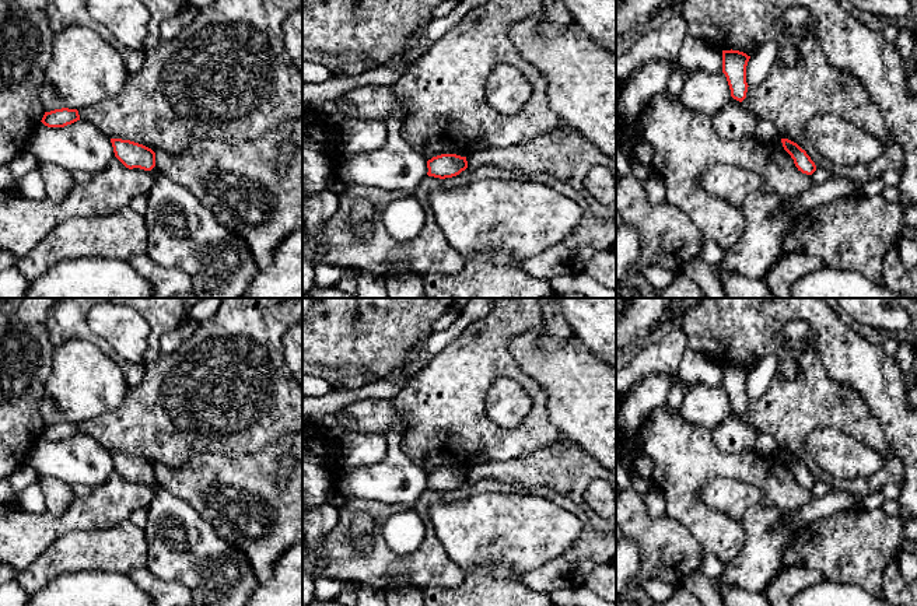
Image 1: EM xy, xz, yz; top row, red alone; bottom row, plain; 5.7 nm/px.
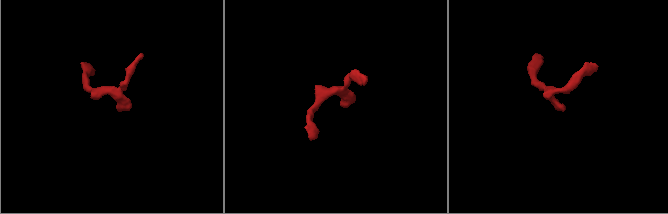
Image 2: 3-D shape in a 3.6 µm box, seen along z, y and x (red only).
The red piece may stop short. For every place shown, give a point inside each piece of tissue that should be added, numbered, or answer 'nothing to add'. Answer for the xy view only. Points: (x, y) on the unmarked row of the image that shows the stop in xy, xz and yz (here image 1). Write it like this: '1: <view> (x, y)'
1: xy (182, 546)

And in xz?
nothing to add

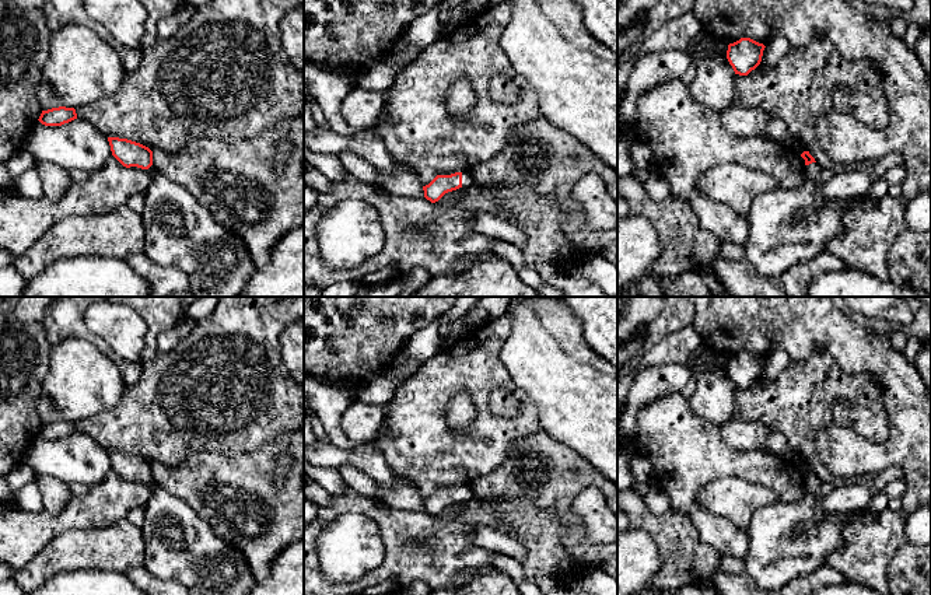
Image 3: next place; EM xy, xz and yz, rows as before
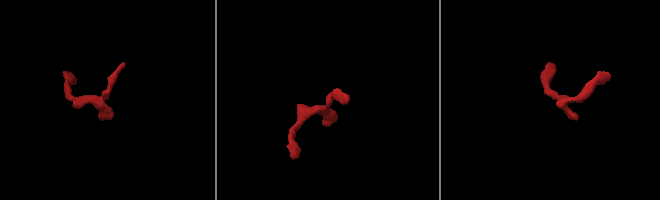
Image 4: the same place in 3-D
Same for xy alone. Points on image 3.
1: xy (179, 545)

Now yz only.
1: yz (786, 539)

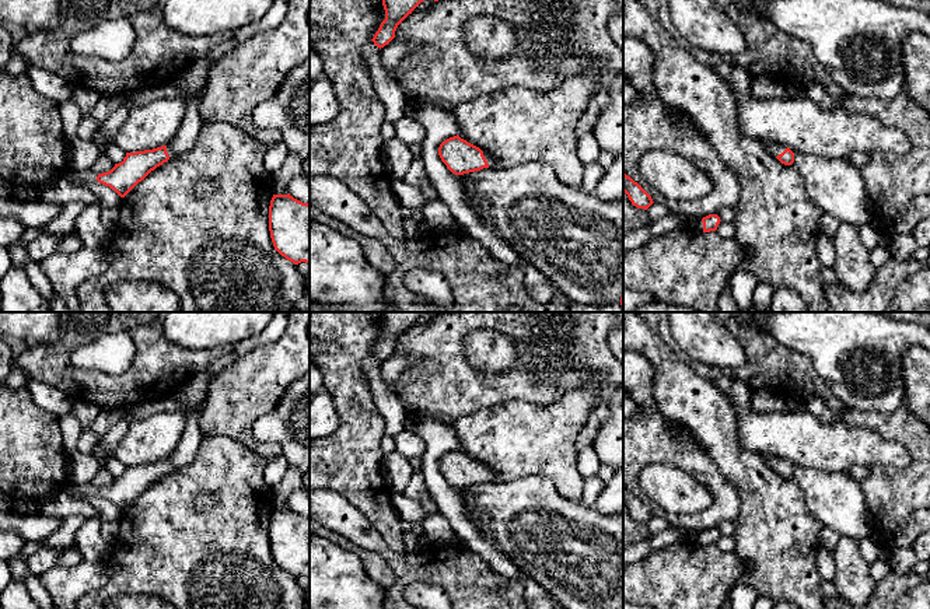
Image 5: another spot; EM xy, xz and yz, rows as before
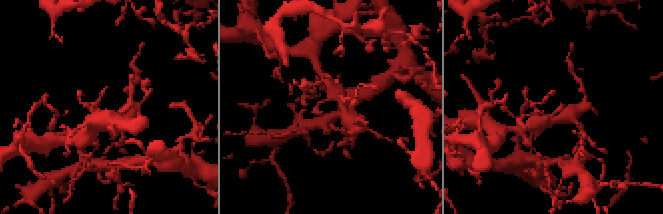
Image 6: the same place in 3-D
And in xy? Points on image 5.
1: xy (186, 448)

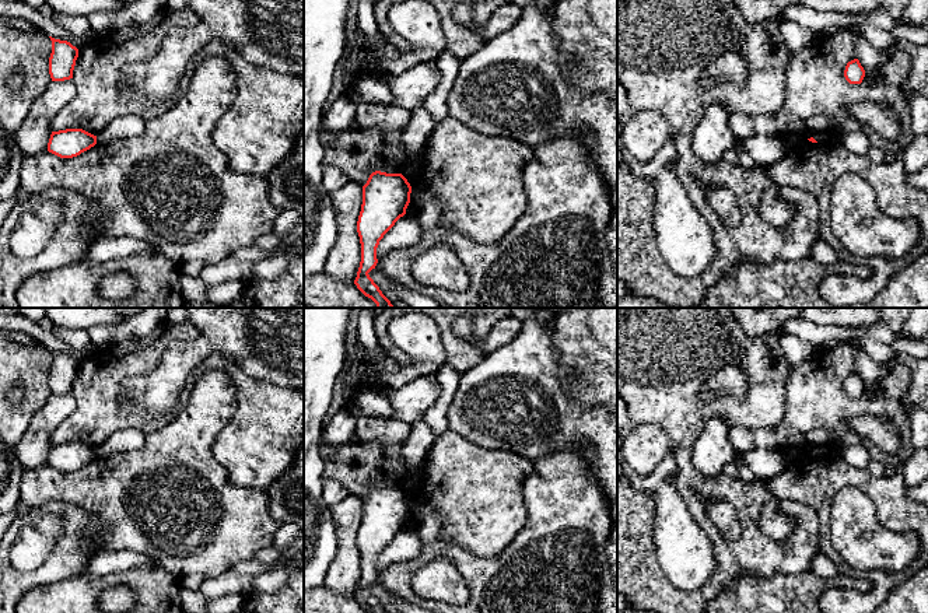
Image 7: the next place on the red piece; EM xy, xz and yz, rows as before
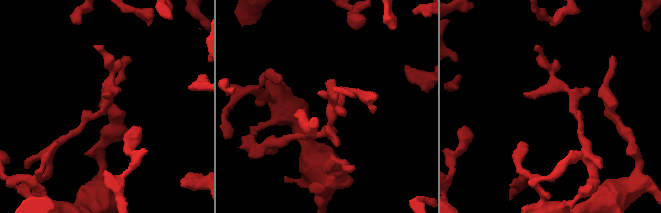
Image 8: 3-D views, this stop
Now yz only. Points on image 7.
nothing to add

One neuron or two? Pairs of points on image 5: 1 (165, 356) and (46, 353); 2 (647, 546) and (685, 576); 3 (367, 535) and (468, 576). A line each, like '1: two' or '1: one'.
1: one
2: two
3: one

